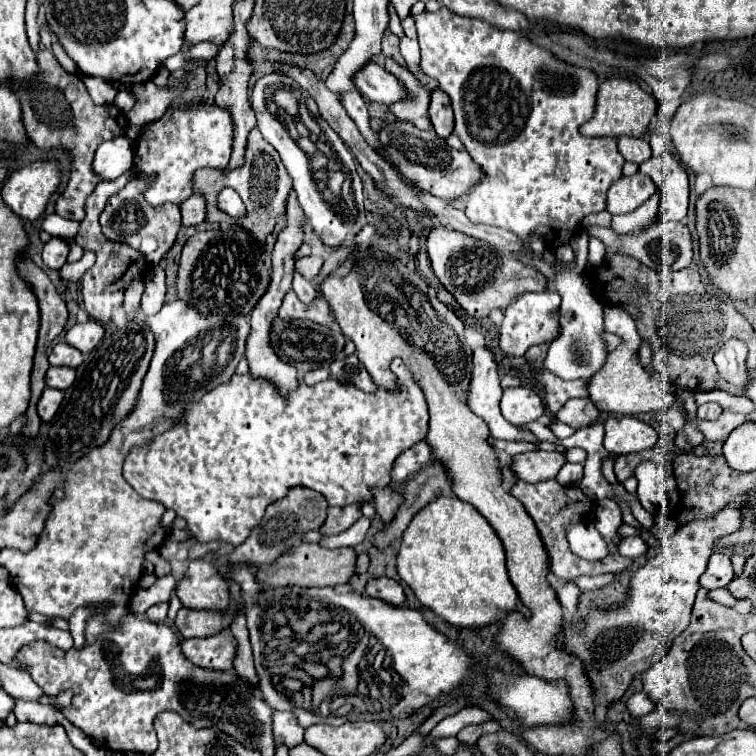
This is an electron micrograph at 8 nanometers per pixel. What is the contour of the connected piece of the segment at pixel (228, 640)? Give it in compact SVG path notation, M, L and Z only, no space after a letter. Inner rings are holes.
M223 631L203 639L183 639L183 653L189 661L203 669L229 671L235 661L237 643L231 631Z

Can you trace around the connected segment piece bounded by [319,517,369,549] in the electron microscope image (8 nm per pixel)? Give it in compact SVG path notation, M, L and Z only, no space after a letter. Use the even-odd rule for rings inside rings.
M361 517L357 523L353 523L347 531L335 535L335 537L323 537L319 541L321 547L325 549L335 549L335 547L355 547L363 541L365 533L369 529L369 519L367 517Z

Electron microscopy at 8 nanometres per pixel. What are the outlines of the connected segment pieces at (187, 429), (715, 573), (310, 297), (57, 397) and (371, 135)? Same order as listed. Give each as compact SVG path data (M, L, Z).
M393 359L393 375L395 377L409 377L409 387L401 387L399 391L387 391L385 387L377 387L375 393L365 393L353 385L343 385L343 383L337 383L335 379L327 379L325 383L317 383L315 387L307 385L303 379L299 379L299 385L295 391L283 395L271 381L267 379L259 379L259 377L253 377L251 373L247 375L233 375L229 379L229 383L221 383L217 385L215 389L211 389L201 401L193 401L185 407L181 419L175 421L175 425L159 435L159 437L153 437L147 445L141 445L141 447L133 447L125 459L125 465L123 465L123 477L125 481L145 499L153 499L153 501L159 501L163 503L167 509L173 509L179 517L183 517L187 521L187 529L201 541L201 543L207 543L207 541L213 541L213 539L221 539L221 541L227 541L231 545L241 545L253 527L259 525L259 521L263 519L263 513L267 509L267 505L271 505L273 501L285 497L289 493L289 489L293 487L309 487L317 493L321 493L329 505L337 505L337 507L345 507L349 503L357 503L357 501L369 501L373 499L371 495L371 487L387 487L391 477L387 477L387 473L391 473L395 459L401 455L404 451L411 448L415 443L425 439L427 435L427 423L429 423L429 413L427 413L427 401L425 401L425 393L421 391L421 387L417 385L417 381L413 379L413 373L405 367L405 363L401 359Z
M713 553L711 559L709 559L709 567L707 571L701 575L699 583L703 589L711 591L711 589L719 589L719 587L725 587L731 579L733 579L733 563L729 559L727 553Z
M295 273L295 279L293 279L293 291L297 293L297 297L303 301L303 303L313 303L317 297L319 297L319 293L313 289L313 285L309 283L309 281L305 281L299 273Z
M47 387L47 389L43 391L39 403L37 403L37 413L39 413L41 421L45 421L45 423L51 421L53 415L57 413L61 401L63 401L63 391L57 391L57 389L49 389L49 387Z
M347 91L347 93L343 93L343 99L339 99L339 101L347 109L349 117L357 123L357 127L359 127L361 135L367 139L367 143L375 145L375 131L369 127L369 113L367 113L363 97L357 91Z

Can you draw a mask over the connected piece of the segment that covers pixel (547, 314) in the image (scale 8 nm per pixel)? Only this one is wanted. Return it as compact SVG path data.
M555 291L541 293L523 293L509 307L505 307L505 319L499 331L499 345L509 357L521 357L529 347L549 343L559 335L559 295Z

